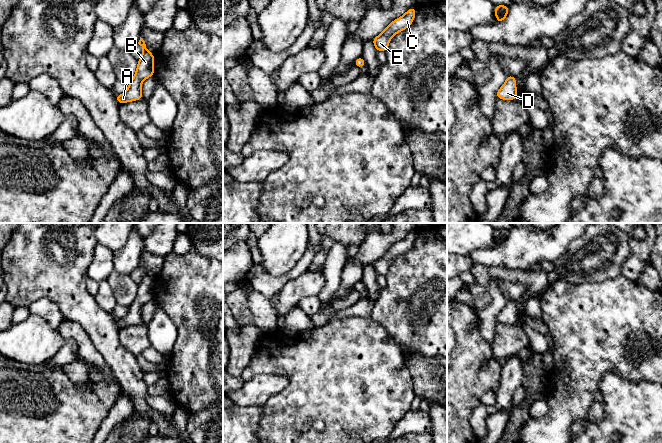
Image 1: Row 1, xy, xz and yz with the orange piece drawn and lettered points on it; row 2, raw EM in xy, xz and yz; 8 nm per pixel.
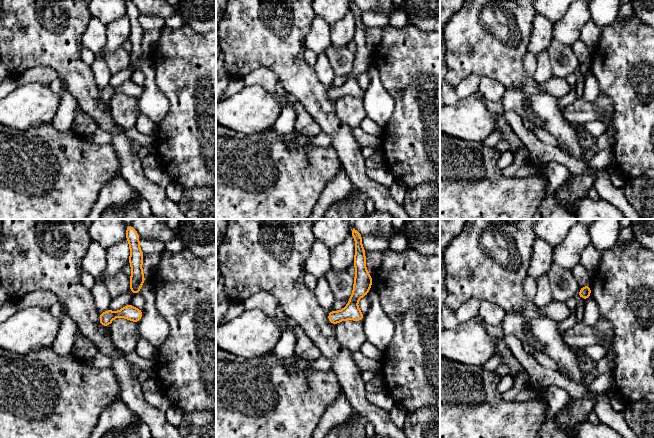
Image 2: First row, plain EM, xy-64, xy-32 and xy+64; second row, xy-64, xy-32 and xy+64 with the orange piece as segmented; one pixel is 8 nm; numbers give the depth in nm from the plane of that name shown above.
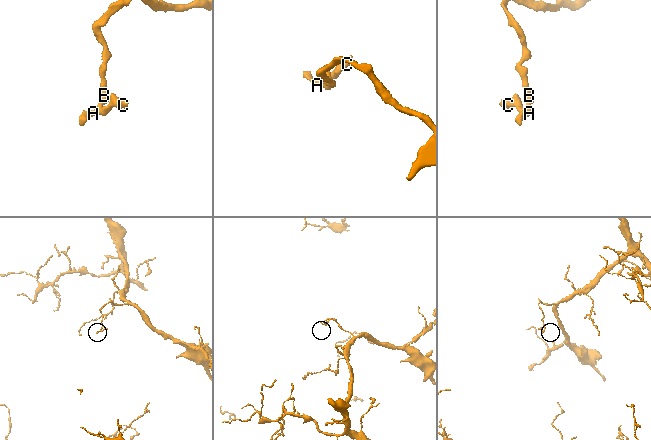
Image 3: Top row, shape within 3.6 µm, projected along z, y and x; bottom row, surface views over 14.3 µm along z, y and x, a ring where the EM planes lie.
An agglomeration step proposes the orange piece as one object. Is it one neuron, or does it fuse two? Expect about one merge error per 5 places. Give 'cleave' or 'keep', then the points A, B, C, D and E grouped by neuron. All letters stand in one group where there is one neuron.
keep; groups A B C D E

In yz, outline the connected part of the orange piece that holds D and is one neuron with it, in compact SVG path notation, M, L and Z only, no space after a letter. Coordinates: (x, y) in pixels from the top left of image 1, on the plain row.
M507 299L505 308L500 311L496 317L496 322L515 325L518 319L516 314L516 303L517 302L512 299Z

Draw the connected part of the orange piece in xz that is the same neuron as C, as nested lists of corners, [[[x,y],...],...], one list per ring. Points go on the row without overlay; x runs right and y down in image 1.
[[[412,230],[401,241],[392,245],[386,253],[378,260],[372,263],[372,266],[377,275],[386,276],[390,263],[400,255],[405,254],[414,245],[416,239],[415,230]]]

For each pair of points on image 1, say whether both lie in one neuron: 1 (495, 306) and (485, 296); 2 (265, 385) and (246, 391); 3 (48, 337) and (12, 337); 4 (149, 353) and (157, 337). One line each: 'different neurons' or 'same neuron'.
1: different neurons
2: same neuron
3: same neuron
4: different neurons

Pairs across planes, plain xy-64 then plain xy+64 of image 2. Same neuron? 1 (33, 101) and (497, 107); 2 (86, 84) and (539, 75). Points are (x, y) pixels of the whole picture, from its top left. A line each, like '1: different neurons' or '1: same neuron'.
1: different neurons
2: different neurons

